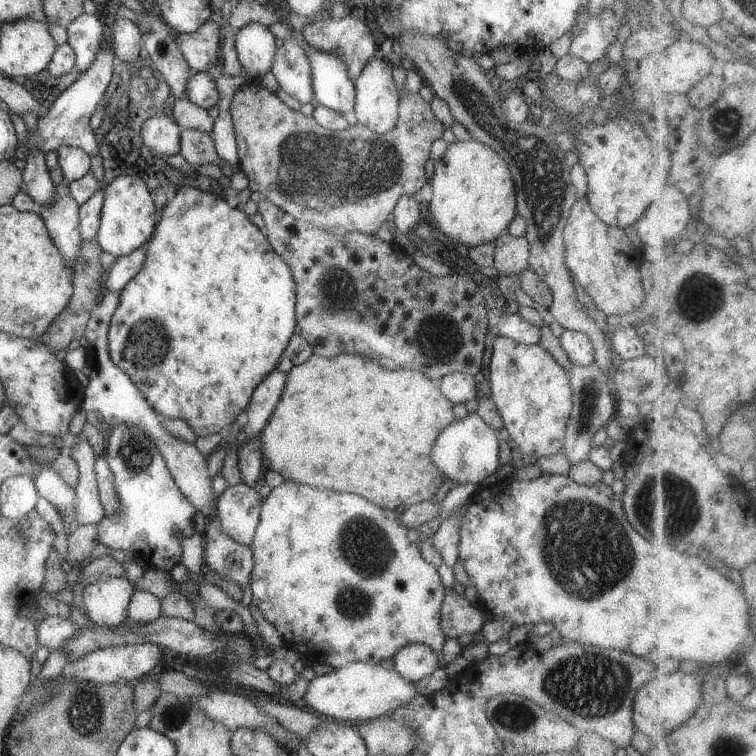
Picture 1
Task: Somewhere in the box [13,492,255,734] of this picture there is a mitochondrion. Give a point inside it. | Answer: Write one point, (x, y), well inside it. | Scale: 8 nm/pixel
(173, 716)

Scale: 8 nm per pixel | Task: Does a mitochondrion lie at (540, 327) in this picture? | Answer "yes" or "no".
no

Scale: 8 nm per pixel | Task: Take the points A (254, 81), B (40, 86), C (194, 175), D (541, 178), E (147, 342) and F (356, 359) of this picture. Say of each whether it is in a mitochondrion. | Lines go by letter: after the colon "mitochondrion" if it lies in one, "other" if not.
A: other
B: other
C: other
D: mitochondrion
E: mitochondrion
F: other

